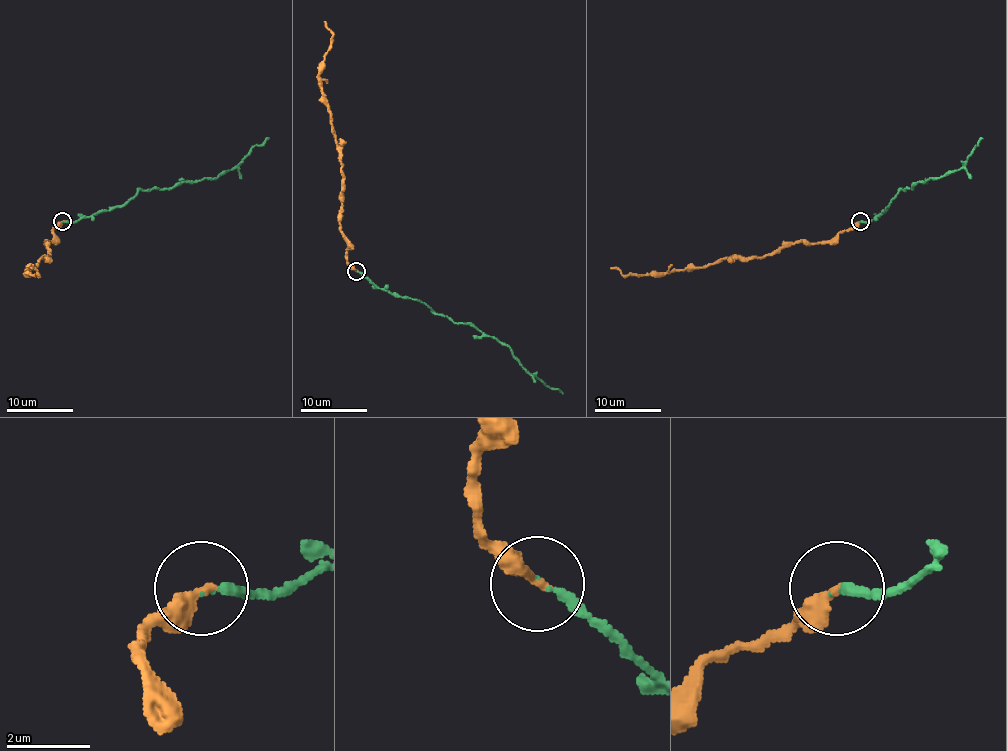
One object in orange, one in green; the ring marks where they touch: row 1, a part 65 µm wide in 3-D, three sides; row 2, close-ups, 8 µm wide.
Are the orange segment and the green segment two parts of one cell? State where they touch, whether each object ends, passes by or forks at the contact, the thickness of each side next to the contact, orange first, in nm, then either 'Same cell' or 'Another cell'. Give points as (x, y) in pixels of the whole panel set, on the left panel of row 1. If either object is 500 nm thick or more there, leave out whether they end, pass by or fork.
Place: (62, 221). At the ring orange ends. At the ring green ends. Thickness 360 nm (orange) against 160 nm. Same cell

